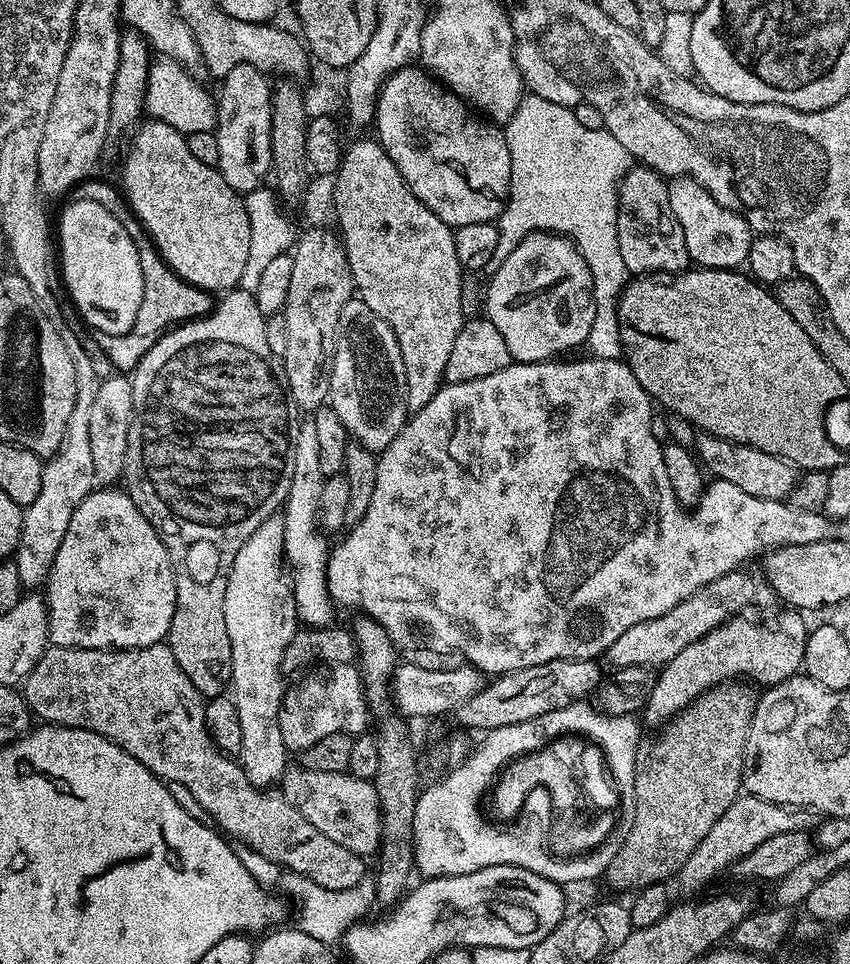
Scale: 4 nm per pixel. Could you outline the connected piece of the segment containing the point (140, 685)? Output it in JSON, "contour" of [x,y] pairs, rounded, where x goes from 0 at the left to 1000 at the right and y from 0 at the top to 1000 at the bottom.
{"contour":[[[189,666],[176,670],[167,670],[166,672],[68,672],[58,670],[49,678],[47,686],[27,705],[26,721],[28,727],[33,729],[34,740],[39,744],[48,743],[48,748],[52,751],[72,751],[79,755],[95,755],[96,757],[114,759],[120,766],[140,772],[144,778],[148,778],[158,786],[162,786],[162,790],[167,790],[167,795],[175,797],[189,809],[194,811],[214,811],[219,818],[224,820],[225,824],[228,824],[228,828],[233,830],[238,839],[241,840],[244,850],[265,868],[272,869],[279,877],[286,878],[288,881],[302,884],[309,890],[316,891],[318,894],[328,896],[331,901],[339,904],[340,900],[341,904],[349,905],[351,908],[359,909],[362,913],[368,913],[376,920],[373,922],[381,925],[401,925],[402,923],[412,923],[412,919],[421,919],[421,915],[429,912],[429,889],[407,882],[407,878],[398,878],[398,873],[392,873],[389,869],[384,869],[384,865],[379,865],[374,861],[374,857],[365,857],[365,853],[360,853],[360,849],[355,849],[355,844],[351,844],[351,840],[346,836],[341,836],[341,832],[336,832],[333,821],[318,822],[320,820],[314,816],[302,816],[296,813],[282,793],[272,783],[260,780],[254,775],[254,771],[247,766],[245,754],[242,753],[242,745],[240,744],[241,723],[236,722],[235,717],[228,712],[228,707],[224,707],[224,703],[219,703],[214,691],[209,691],[209,683],[205,683],[205,678],[199,674],[196,667]]]}

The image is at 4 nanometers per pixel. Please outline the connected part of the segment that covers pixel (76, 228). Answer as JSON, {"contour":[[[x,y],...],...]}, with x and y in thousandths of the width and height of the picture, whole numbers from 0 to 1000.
{"contour":[[[84,209],[78,211],[68,232],[68,270],[75,277],[75,295],[94,323],[94,328],[105,336],[105,341],[142,349],[156,343],[162,317],[167,312],[168,284],[164,275],[162,261],[144,231],[134,226],[124,215],[108,209]]]}

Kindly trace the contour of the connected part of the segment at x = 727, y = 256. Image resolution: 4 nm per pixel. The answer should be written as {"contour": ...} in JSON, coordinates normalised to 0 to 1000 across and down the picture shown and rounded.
{"contour":[[[811,183],[787,186],[786,200],[788,218],[793,218],[798,234],[802,234],[809,269],[815,275],[866,280],[879,271],[887,242],[869,220],[854,218],[854,214],[844,210],[820,187],[814,187]]]}

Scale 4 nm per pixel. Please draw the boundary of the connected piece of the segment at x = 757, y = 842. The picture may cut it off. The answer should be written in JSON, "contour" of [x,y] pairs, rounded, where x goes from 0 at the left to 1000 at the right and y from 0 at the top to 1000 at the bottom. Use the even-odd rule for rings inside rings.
{"contour":[[[872,824],[867,826],[866,831],[835,857],[835,865],[821,873],[819,881],[807,890],[805,897],[800,899],[798,914],[800,921],[805,925],[824,925],[846,905],[852,905],[866,897],[869,892],[887,878],[896,878],[901,869],[911,869],[911,865],[921,863],[939,863],[951,861],[956,858],[956,843],[951,840],[938,840],[931,836],[921,834],[907,834],[891,826]],[[955,855],[955,857],[954,857]],[[954,857],[954,858],[953,858]]]}

